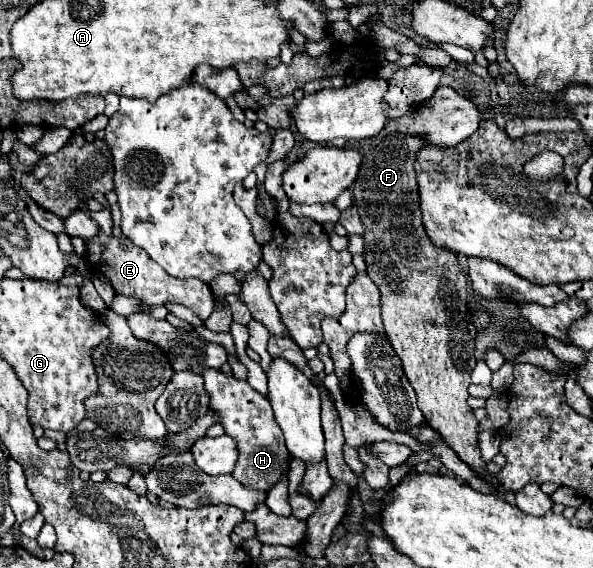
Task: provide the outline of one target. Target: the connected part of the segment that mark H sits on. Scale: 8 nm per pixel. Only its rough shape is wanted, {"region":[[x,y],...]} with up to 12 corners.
{"region":[[206,368],[210,408],[238,440],[232,476],[268,492],[288,468],[270,402]]}

